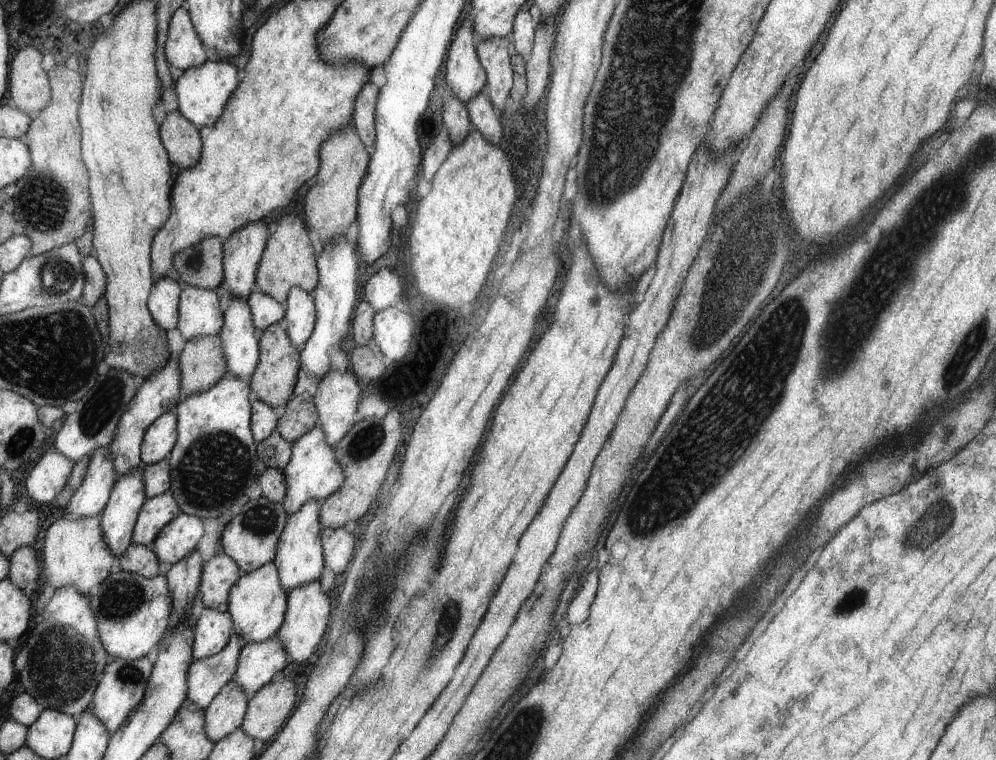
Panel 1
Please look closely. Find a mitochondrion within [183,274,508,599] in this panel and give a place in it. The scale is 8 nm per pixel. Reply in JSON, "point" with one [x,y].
{"point":[260,520]}

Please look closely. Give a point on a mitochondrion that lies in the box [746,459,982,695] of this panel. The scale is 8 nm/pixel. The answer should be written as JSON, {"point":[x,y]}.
{"point":[942,503]}

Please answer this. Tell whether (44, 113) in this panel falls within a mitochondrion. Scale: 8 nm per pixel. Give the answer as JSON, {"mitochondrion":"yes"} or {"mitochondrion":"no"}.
{"mitochondrion":"no"}

